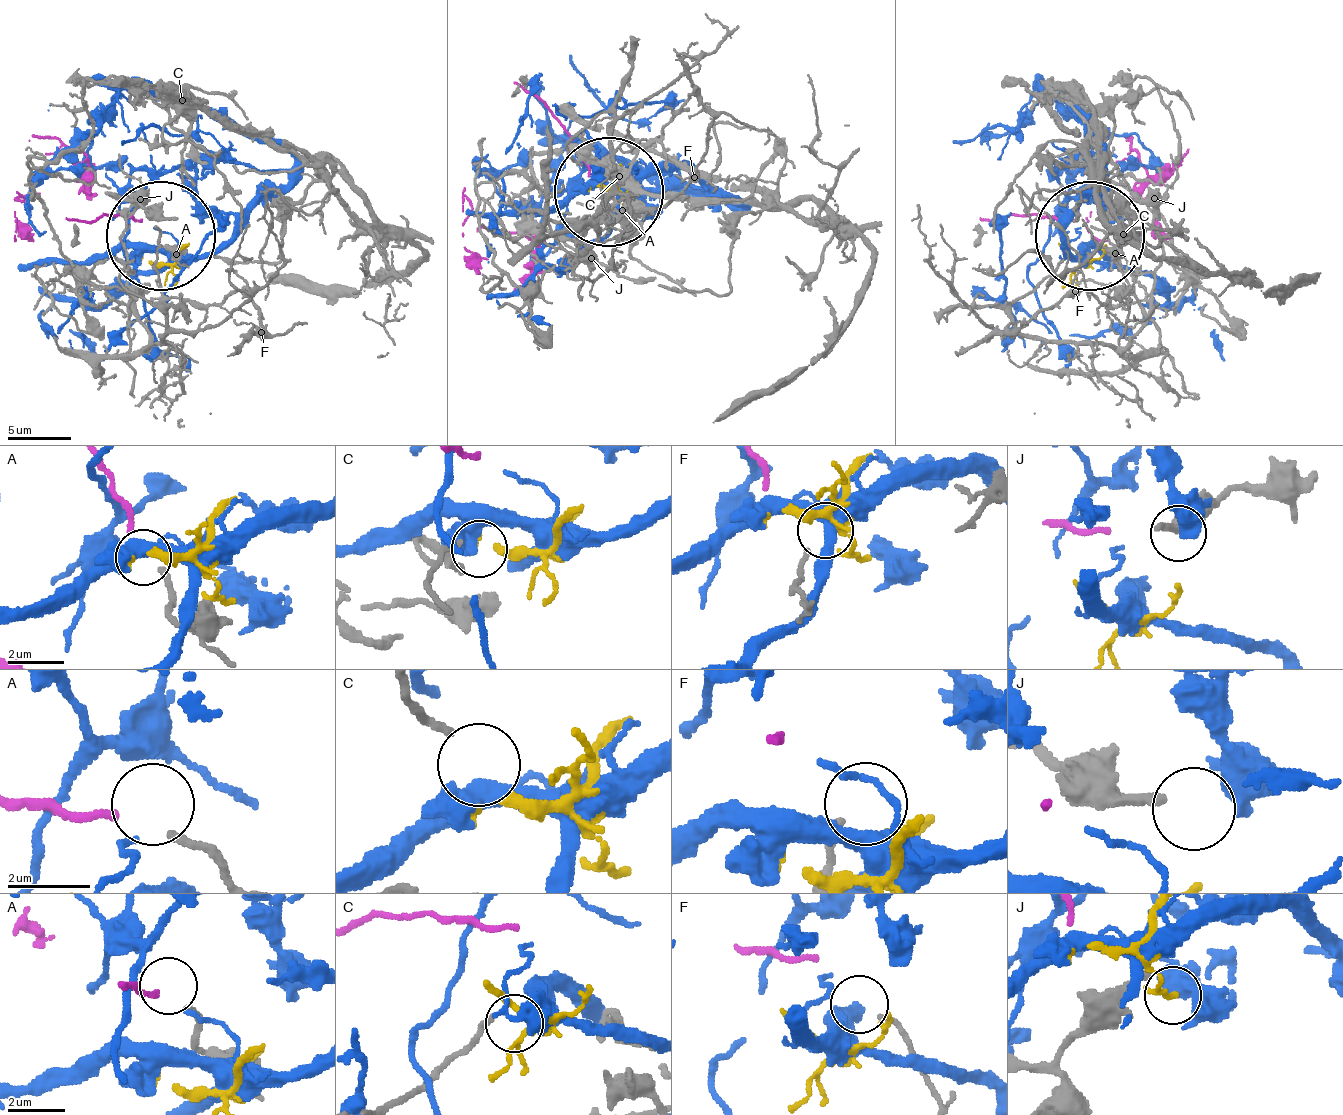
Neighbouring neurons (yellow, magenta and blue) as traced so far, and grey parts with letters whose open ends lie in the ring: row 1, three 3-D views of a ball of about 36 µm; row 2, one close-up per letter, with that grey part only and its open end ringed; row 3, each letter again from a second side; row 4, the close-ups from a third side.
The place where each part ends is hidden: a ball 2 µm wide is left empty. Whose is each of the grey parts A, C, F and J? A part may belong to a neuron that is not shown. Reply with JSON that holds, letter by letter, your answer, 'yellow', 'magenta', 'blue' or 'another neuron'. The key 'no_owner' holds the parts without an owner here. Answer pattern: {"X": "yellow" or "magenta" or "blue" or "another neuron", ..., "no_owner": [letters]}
{"A": "magenta", "C": "yellow", "F": "another neuron", "J": "another neuron", "no_owner": ["F", "J"]}

